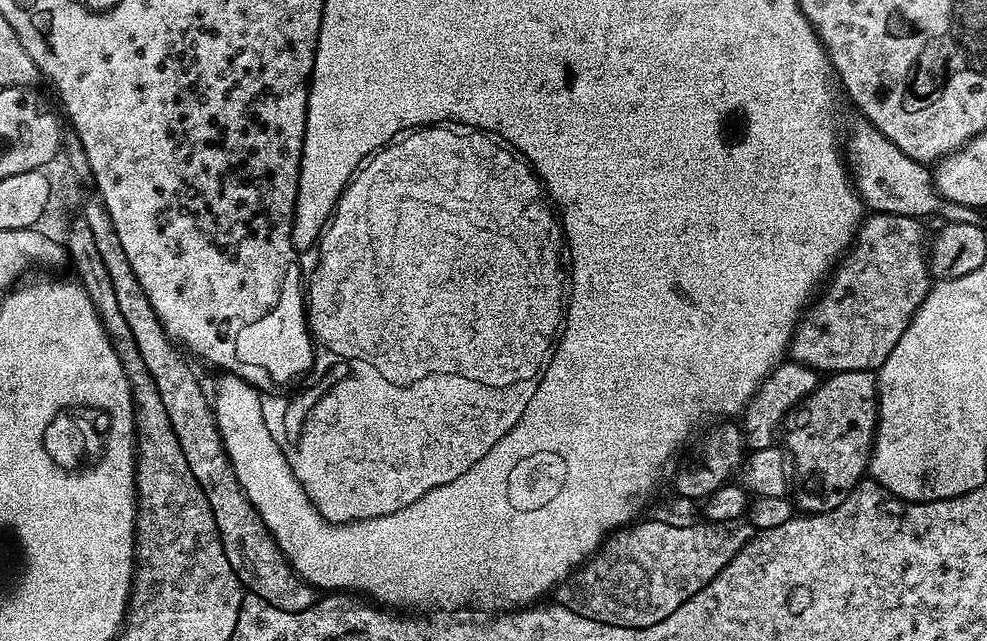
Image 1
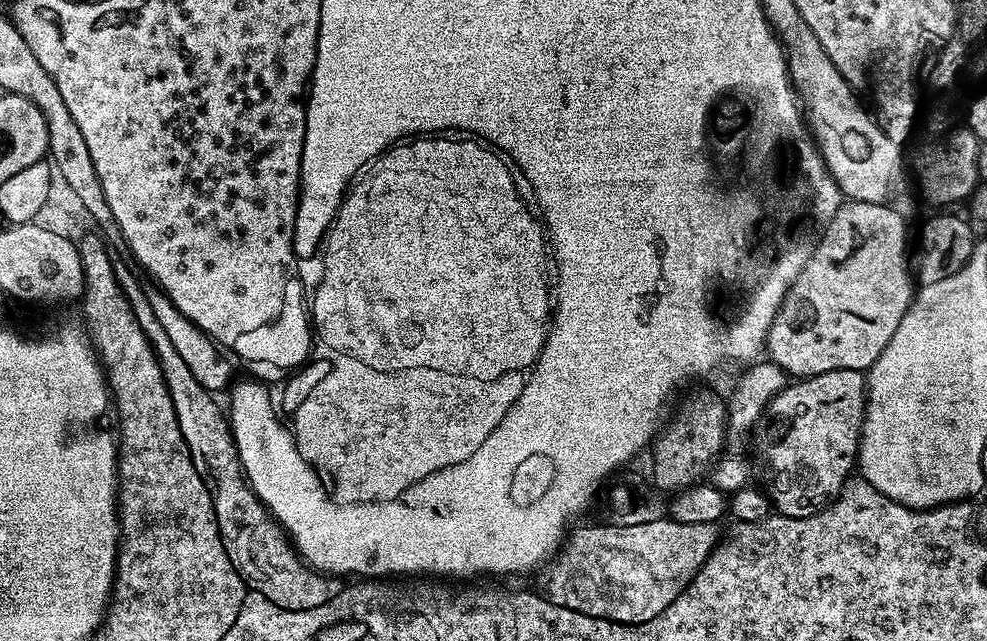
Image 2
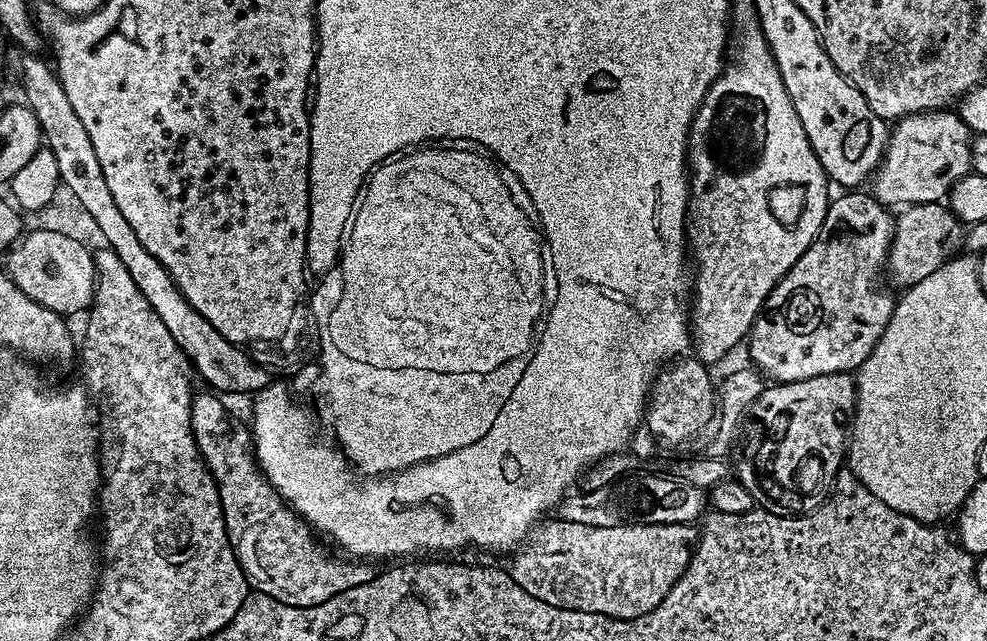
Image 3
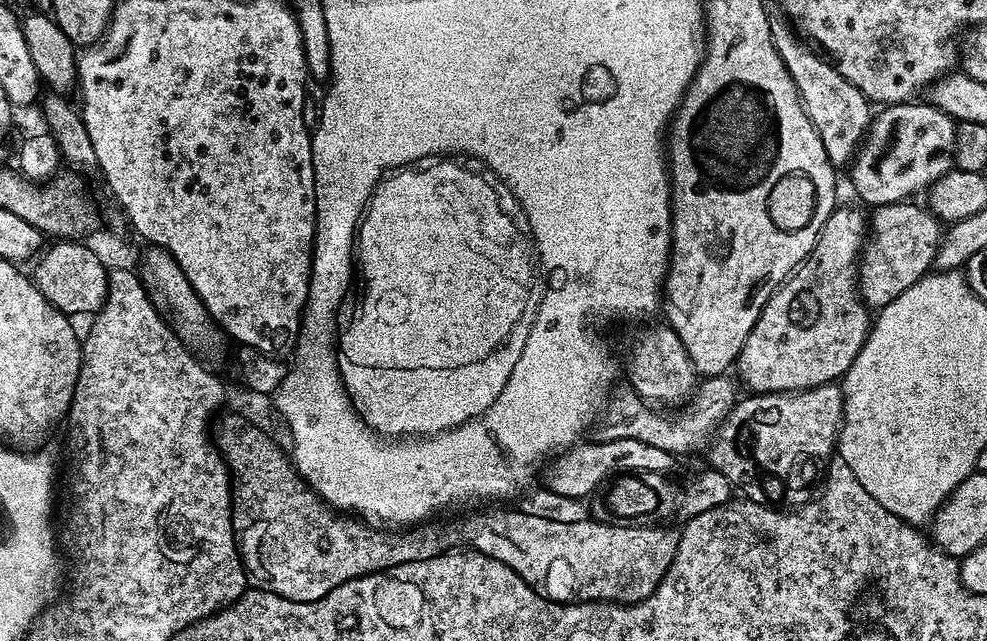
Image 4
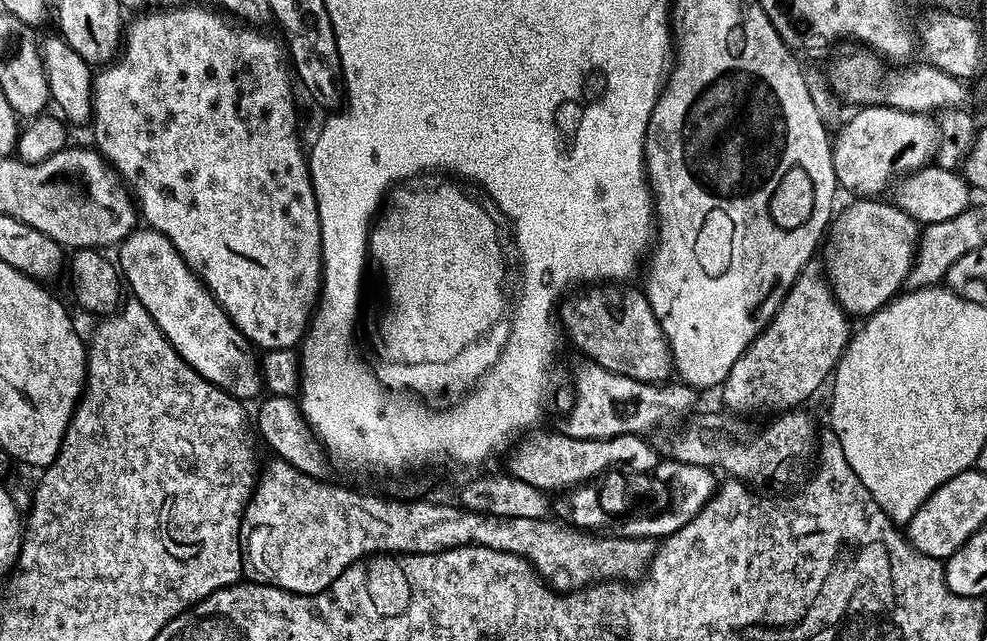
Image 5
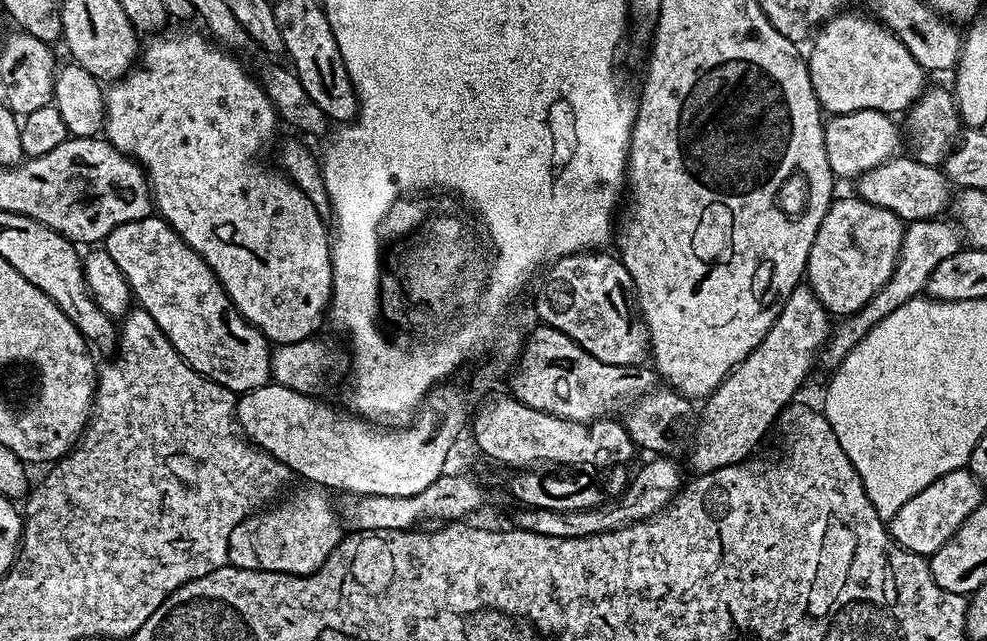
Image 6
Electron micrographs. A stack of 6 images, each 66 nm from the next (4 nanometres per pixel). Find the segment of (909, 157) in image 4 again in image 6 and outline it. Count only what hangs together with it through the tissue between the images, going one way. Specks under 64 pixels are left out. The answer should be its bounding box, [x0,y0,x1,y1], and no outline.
[824,110,902,182]

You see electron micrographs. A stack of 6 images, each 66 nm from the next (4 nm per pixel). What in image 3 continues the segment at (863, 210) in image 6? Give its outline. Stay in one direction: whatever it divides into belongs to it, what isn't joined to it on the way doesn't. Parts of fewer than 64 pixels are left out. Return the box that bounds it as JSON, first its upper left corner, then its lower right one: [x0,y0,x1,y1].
[886,202,966,290]

